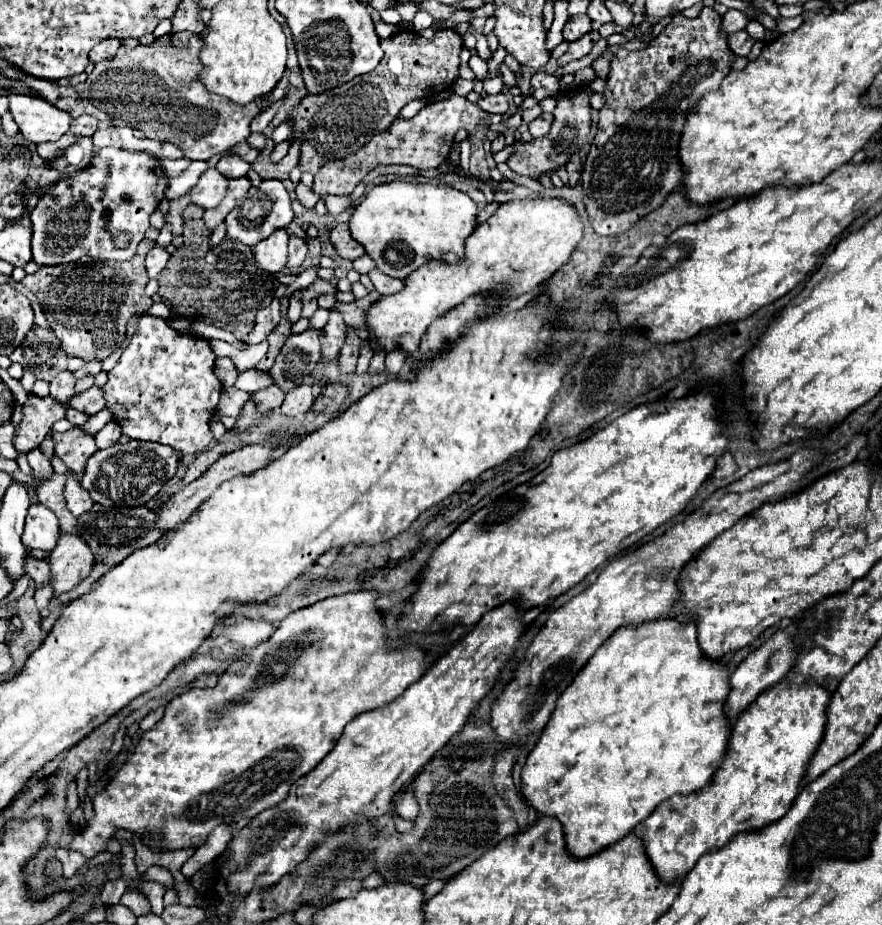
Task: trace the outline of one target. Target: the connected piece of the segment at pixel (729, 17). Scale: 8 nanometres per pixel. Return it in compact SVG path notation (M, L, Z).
M728 10L724 14L724 22L722 22L722 32L730 34L730 32L738 32L738 30L744 30L748 24L748 18L746 14L742 14L740 10Z

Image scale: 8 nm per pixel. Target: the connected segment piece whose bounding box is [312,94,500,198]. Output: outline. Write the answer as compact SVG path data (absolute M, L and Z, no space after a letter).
M452 94L448 100L432 102L424 106L414 118L410 120L400 120L396 118L394 124L386 132L376 134L368 144L364 144L356 154L350 154L348 158L342 160L328 160L318 168L314 174L314 186L312 190L324 198L324 196L340 196L340 194L352 194L356 184L374 168L378 166L388 166L388 164L406 164L412 168L428 170L428 168L438 168L442 162L448 160L450 148L454 144L454 134L458 130L472 132L476 130L484 120L490 122L490 126L500 122L498 114L484 112L478 104L472 104L468 98Z

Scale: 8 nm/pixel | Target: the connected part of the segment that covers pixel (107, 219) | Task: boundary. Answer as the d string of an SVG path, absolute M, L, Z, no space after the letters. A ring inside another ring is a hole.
M100 148L94 164L56 182L32 210L32 260L40 266L76 262L82 256L96 260L130 260L148 230L148 218L158 208L168 188L164 172L156 170L158 158L146 152ZM116 234L130 236L126 248L116 248Z

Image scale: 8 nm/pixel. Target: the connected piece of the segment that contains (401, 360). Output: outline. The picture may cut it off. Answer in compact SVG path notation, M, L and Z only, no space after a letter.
M394 348L386 354L386 372L390 372L392 376L396 376L404 364L406 364L406 358L402 348Z

